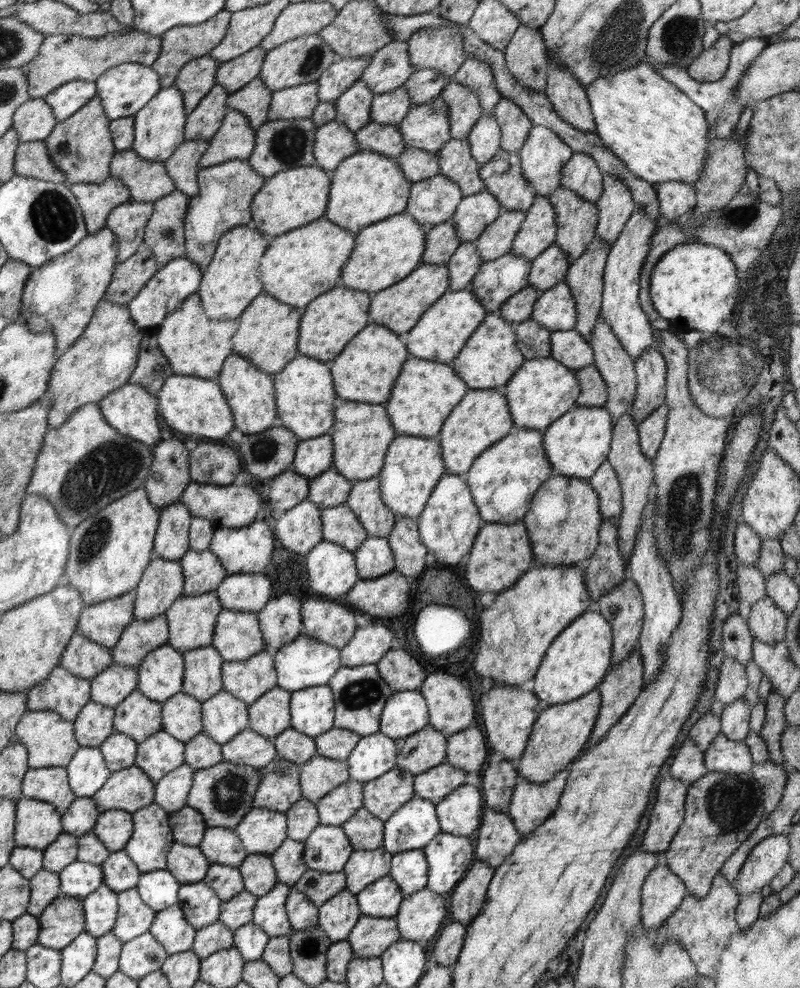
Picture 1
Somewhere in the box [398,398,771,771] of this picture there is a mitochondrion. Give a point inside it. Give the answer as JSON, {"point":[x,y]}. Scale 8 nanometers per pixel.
{"point":[684,507]}

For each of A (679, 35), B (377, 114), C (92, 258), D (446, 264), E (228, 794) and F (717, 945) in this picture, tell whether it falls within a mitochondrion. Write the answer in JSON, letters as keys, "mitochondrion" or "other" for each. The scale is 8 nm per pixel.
{"A":"mitochondrion","B":"other","C":"other","D":"other","E":"mitochondrion","F":"other"}

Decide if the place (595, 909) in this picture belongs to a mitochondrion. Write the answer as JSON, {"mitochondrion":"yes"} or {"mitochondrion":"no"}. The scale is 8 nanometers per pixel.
{"mitochondrion":"no"}

